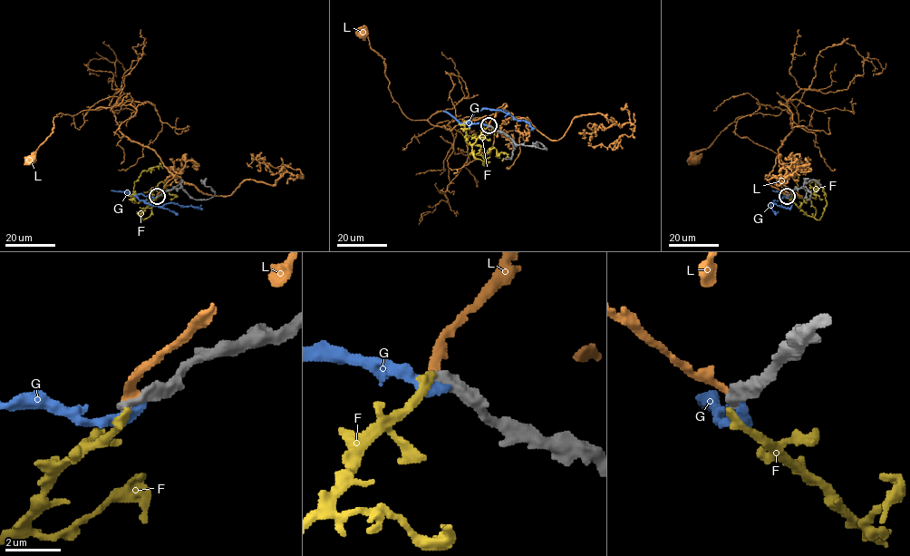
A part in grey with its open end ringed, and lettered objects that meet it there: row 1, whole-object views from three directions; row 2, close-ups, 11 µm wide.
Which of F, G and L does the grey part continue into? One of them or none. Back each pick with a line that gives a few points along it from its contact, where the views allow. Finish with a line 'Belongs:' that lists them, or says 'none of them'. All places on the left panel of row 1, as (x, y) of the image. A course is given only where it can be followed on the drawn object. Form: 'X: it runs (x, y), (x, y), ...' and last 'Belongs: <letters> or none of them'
Belongs: none of them

